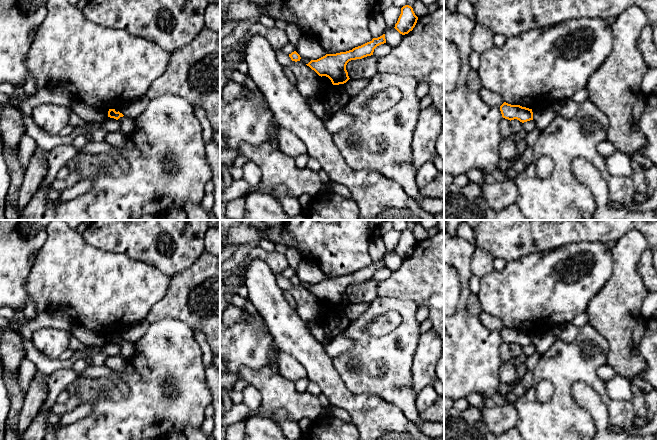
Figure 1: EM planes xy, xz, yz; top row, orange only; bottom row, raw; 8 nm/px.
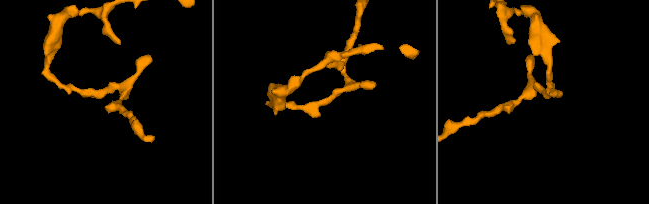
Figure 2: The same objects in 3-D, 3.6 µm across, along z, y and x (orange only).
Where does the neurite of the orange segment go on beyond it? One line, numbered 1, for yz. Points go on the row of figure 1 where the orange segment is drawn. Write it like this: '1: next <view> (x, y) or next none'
1: next none

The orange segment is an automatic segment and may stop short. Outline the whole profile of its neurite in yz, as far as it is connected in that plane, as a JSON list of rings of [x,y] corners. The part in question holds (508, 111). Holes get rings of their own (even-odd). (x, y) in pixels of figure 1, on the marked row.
[[[504,102],[500,106],[500,111],[501,111],[502,117],[510,121],[517,119],[520,122],[524,123],[524,122],[533,120],[532,109],[522,107],[520,105],[511,105]]]

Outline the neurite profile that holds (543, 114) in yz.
[[[543,103],[537,105],[532,109],[533,121],[535,122],[536,129],[545,129],[552,120],[559,114],[557,105],[552,103]]]

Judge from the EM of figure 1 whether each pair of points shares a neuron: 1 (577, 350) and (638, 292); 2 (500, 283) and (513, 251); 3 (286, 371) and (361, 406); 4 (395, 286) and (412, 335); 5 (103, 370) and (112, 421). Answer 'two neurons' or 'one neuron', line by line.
1: two neurons
2: two neurons
3: two neurons
4: two neurons
5: two neurons

